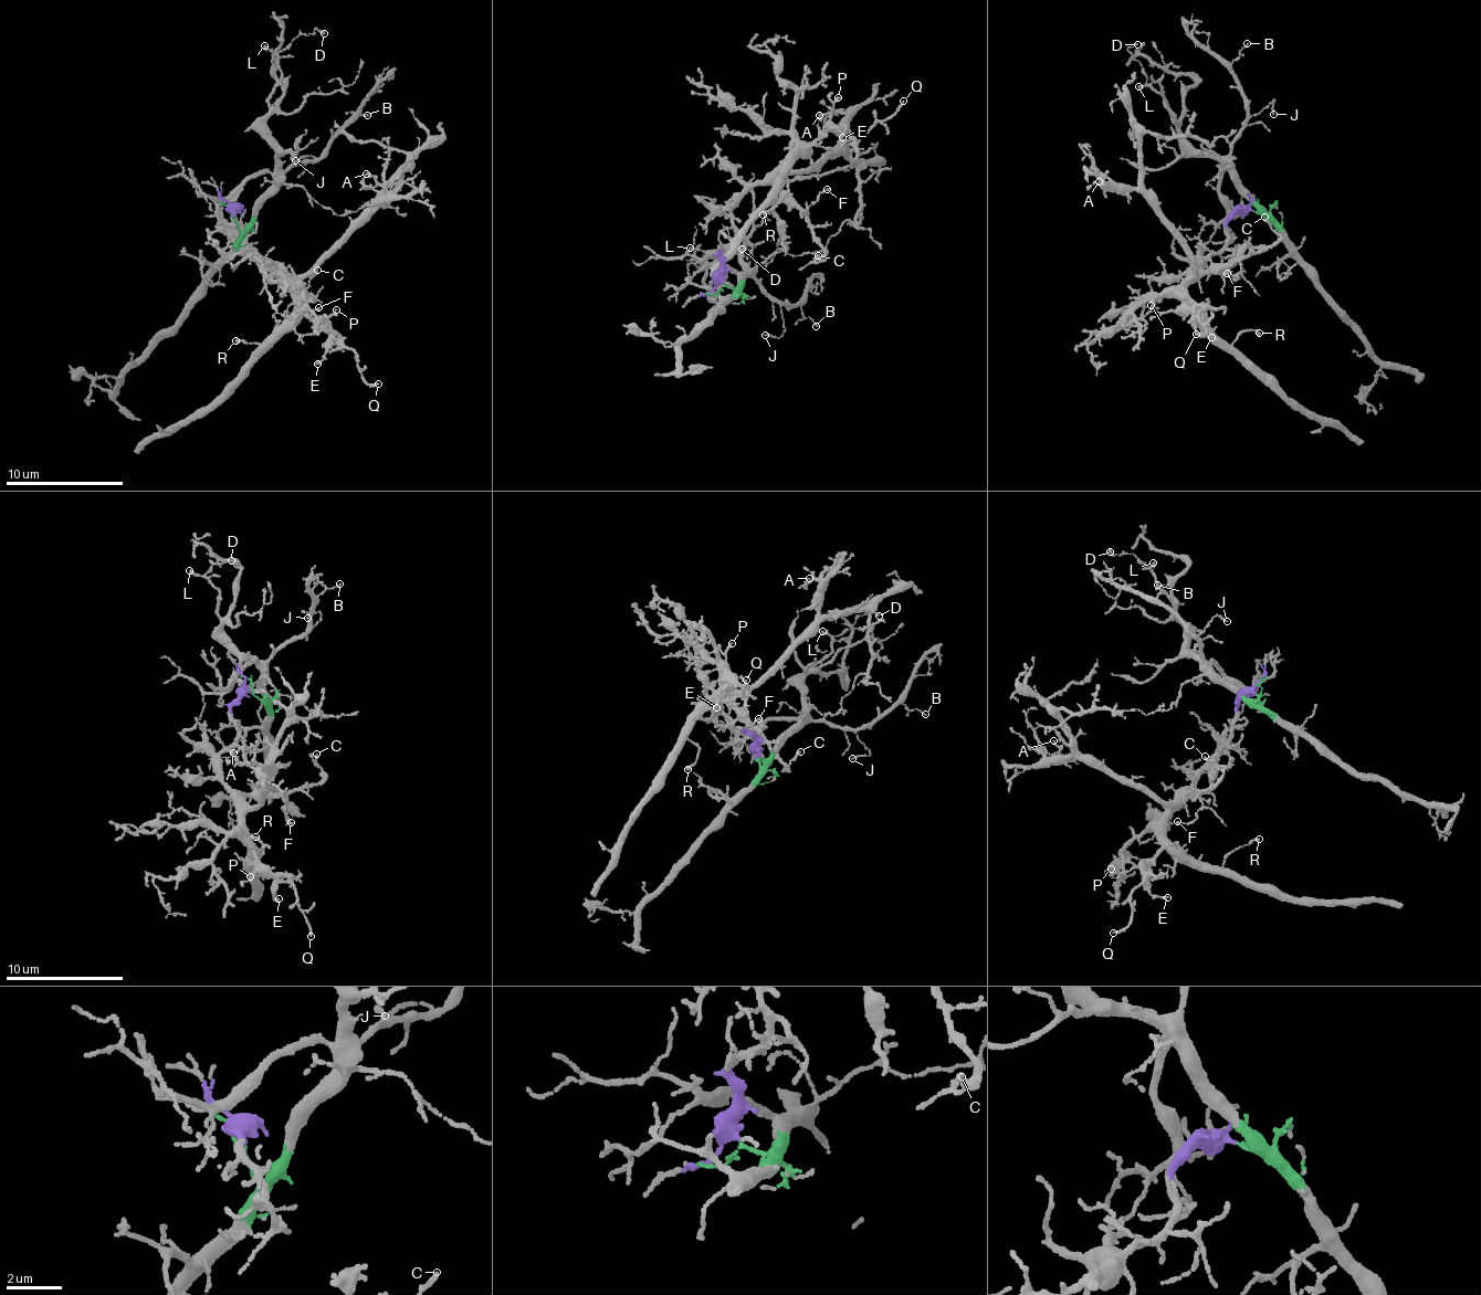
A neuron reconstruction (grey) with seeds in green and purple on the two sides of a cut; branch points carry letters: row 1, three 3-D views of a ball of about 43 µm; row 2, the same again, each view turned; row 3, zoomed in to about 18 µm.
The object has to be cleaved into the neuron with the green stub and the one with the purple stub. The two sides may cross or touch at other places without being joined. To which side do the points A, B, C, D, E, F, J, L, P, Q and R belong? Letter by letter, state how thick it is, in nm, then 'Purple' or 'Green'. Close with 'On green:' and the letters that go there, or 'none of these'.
A: Thickness 140 nm. Purple
B: Thickness 100 nm. Green
C: Thickness 160 nm. Purple
D: Thickness 130 nm. Green
E: Thickness 130 nm. Purple
F: Thickness 110 nm. Purple
J: Thickness 130 nm. Green
L: Thickness 170 nm. Green
P: Thickness 140 nm. Purple
Q: Thickness 150 nm. Purple
R: Thickness 170 nm. Purple
On green: B, D, J, L

